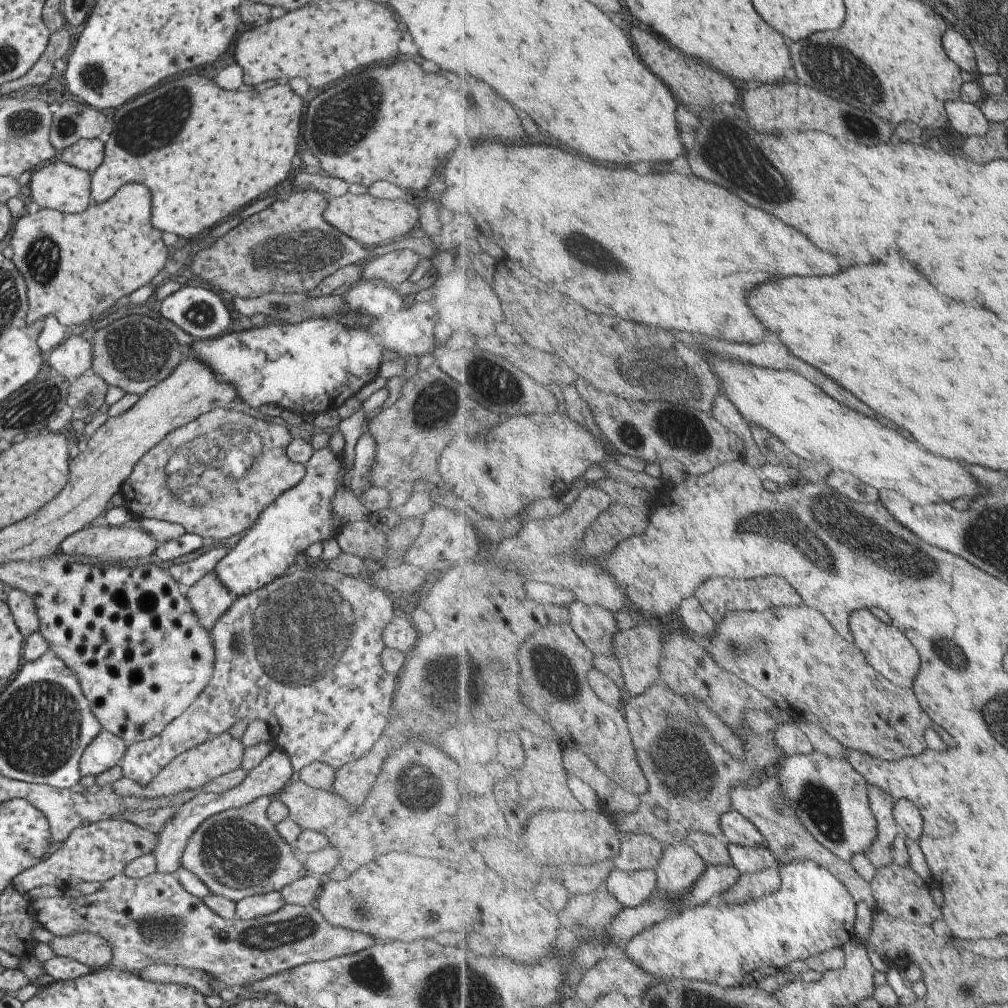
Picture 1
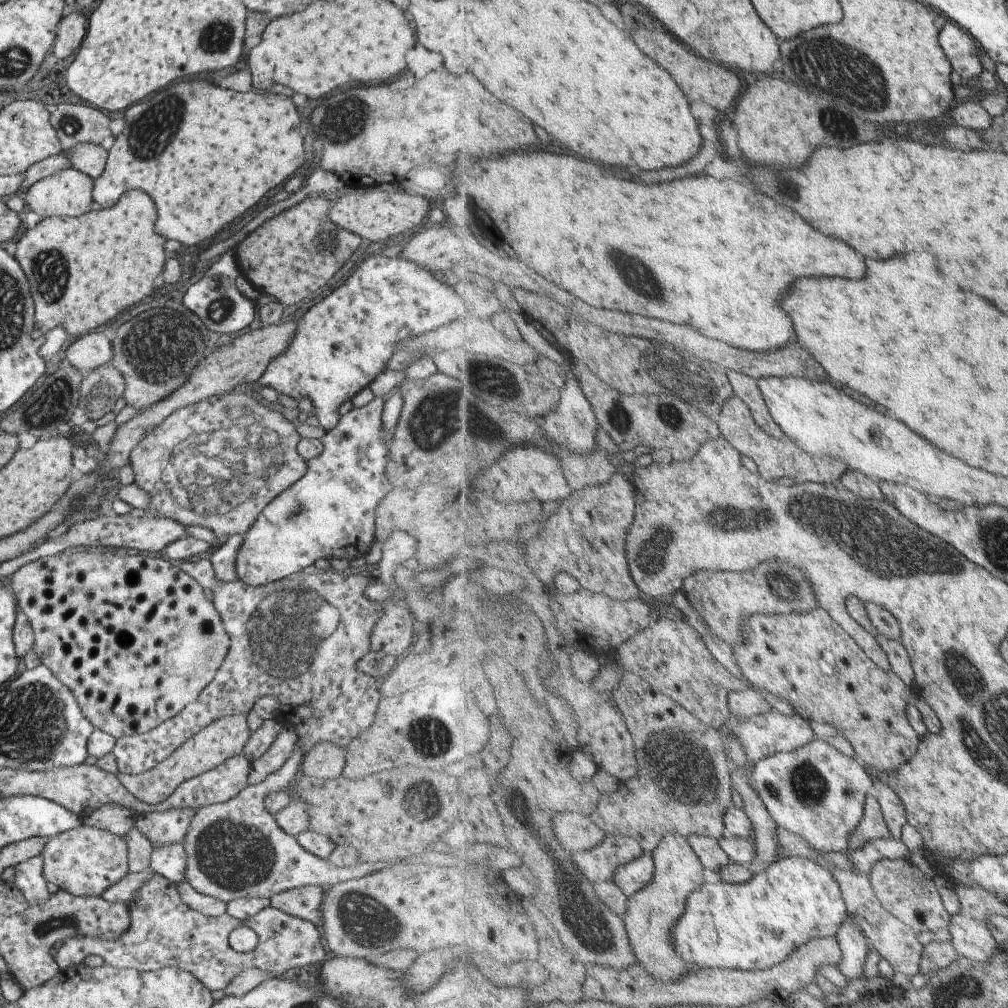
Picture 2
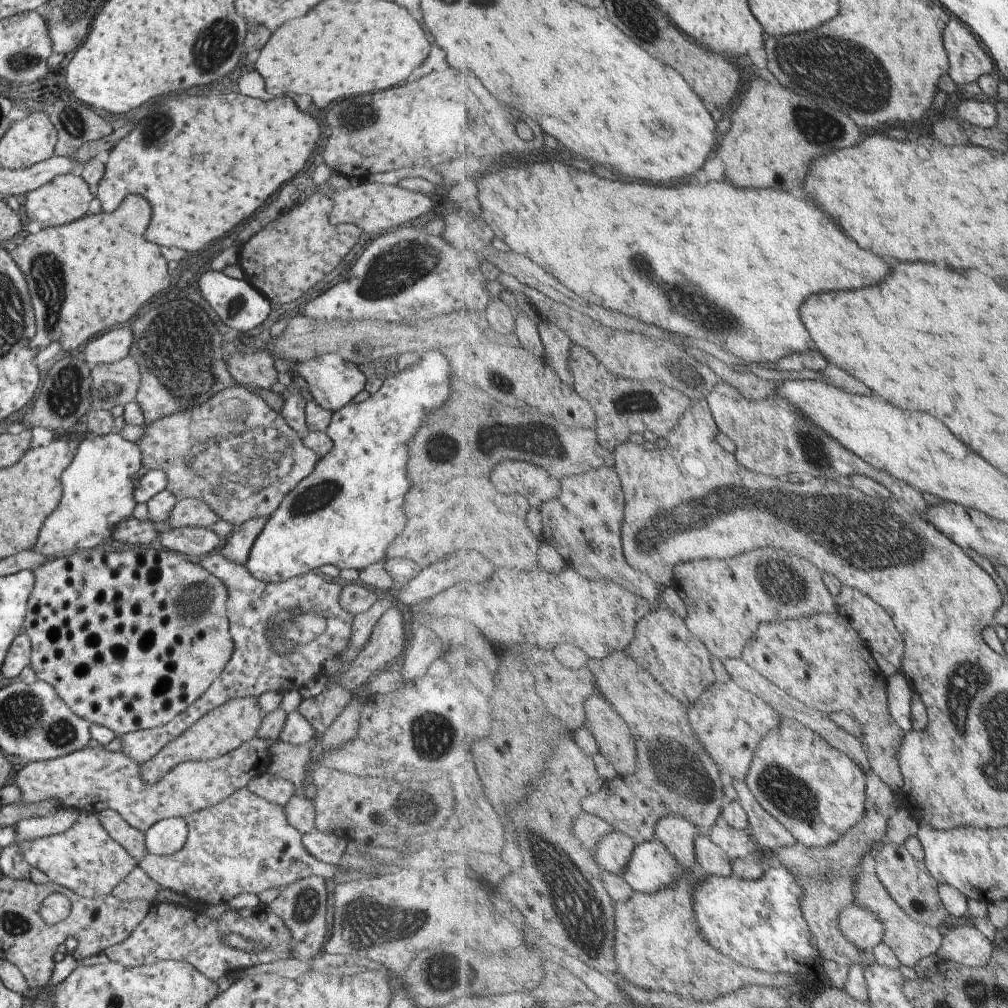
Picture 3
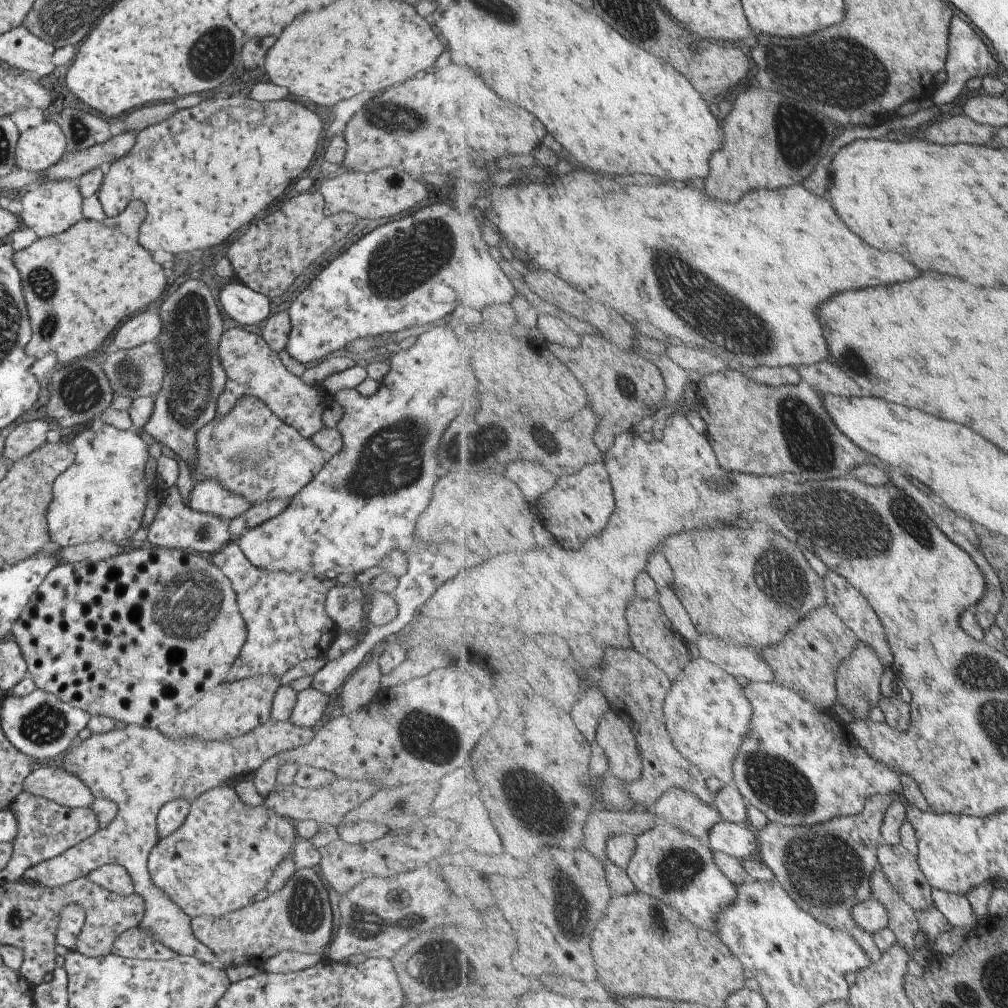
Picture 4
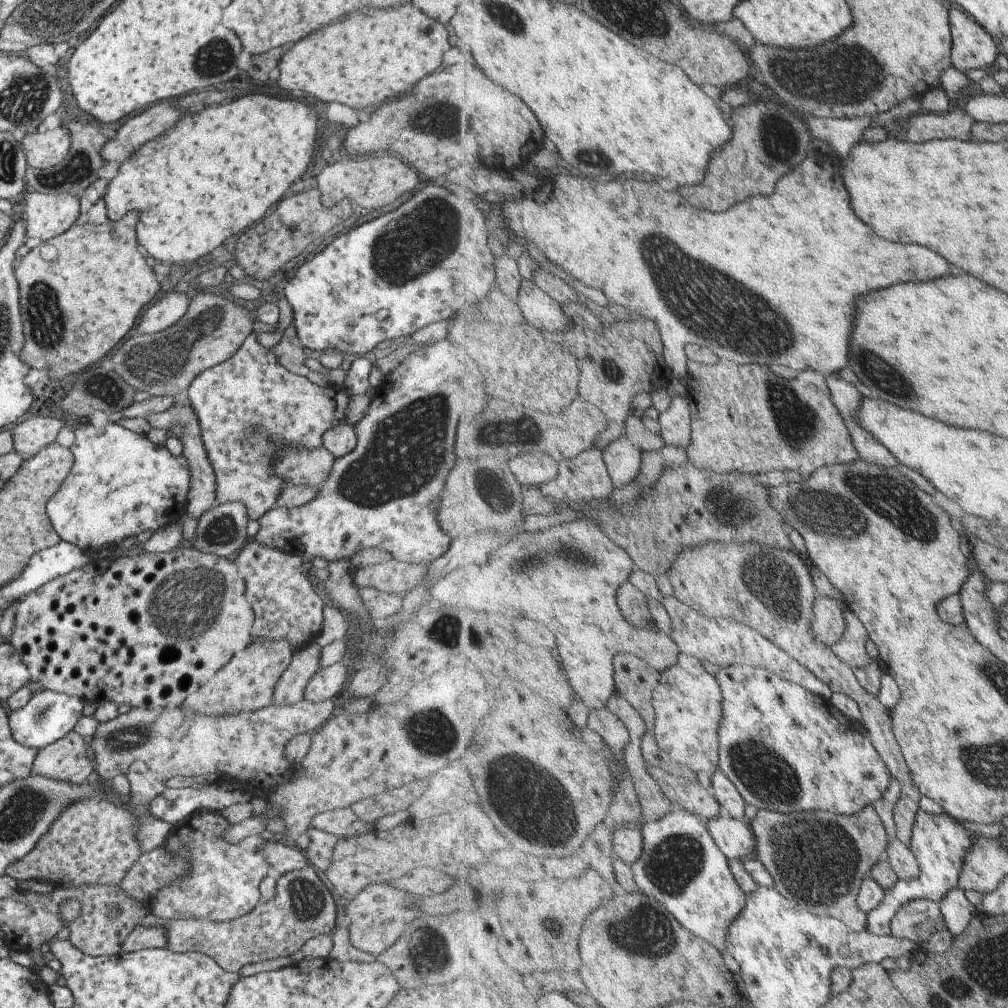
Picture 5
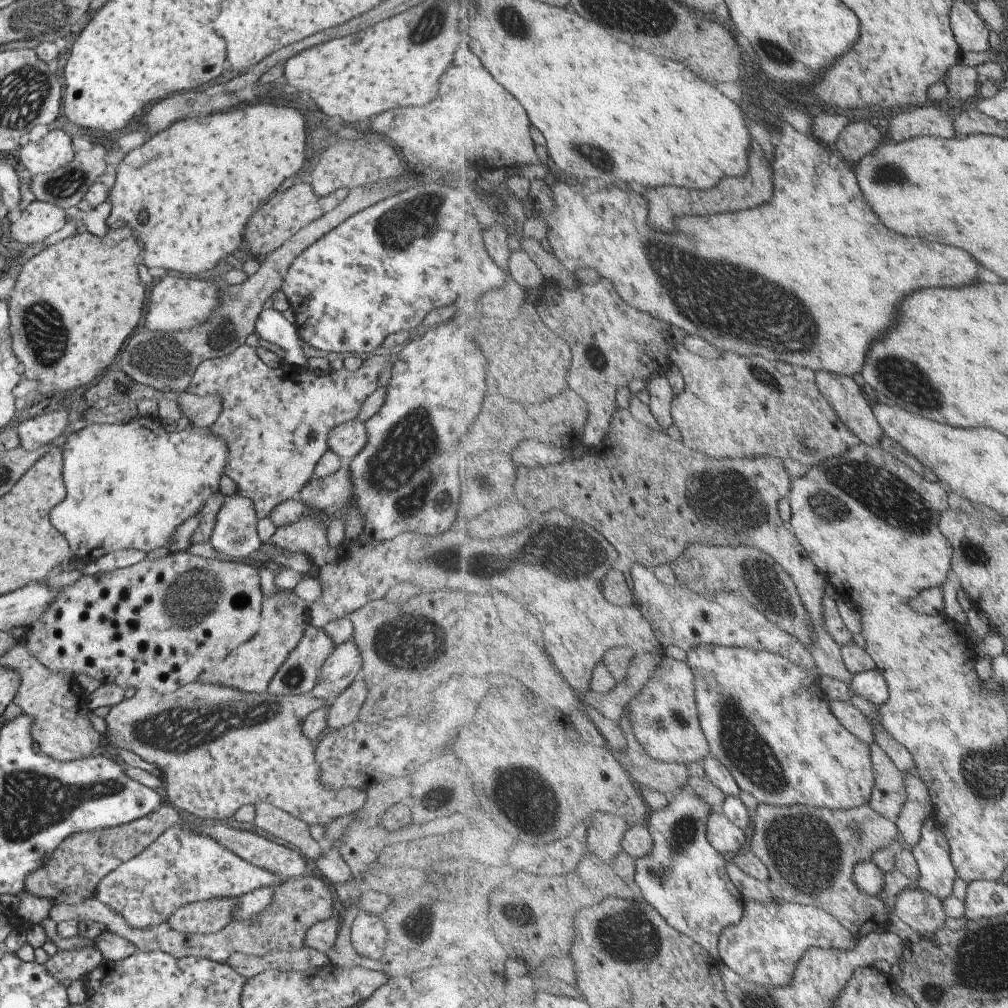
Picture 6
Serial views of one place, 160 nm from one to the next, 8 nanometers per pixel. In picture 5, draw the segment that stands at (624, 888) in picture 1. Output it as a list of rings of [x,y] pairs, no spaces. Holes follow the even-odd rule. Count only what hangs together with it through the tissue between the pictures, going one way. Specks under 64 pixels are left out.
[[[681,808],[671,810],[658,821],[641,826],[644,849],[641,858],[632,864],[639,890],[665,905],[685,928],[714,944],[721,952],[728,950],[726,942],[730,934],[730,924],[744,911],[747,893],[734,877],[726,854],[710,835],[707,822],[695,813]]]

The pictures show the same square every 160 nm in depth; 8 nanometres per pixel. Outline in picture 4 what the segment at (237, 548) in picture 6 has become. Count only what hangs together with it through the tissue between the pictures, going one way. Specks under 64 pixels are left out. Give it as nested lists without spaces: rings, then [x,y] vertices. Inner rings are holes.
[[[173,485],[171,488],[162,491],[158,511],[155,513],[149,527],[147,527],[146,539],[153,546],[179,549],[210,557],[212,553],[216,553],[229,542],[228,522],[227,519],[223,520],[213,515],[206,515],[188,509],[181,501],[176,486]]]

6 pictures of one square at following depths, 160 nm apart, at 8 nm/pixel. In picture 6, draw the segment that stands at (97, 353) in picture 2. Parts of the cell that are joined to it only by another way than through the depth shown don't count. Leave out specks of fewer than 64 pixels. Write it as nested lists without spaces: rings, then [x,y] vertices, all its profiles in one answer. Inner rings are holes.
[[[167,276],[161,282],[155,284],[147,298],[147,308],[143,316],[145,330],[151,332],[175,332],[188,331],[190,328],[198,327],[218,305],[218,292],[225,286],[219,287],[207,284],[206,280],[177,278]]]

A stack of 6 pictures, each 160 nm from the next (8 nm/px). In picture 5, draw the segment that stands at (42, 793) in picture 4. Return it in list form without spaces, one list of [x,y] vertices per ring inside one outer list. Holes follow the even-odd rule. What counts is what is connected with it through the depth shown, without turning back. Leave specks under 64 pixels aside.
[[[69,730],[59,740],[38,749],[30,772],[35,777],[45,777],[59,783],[87,785],[93,770],[87,750],[89,744]]]

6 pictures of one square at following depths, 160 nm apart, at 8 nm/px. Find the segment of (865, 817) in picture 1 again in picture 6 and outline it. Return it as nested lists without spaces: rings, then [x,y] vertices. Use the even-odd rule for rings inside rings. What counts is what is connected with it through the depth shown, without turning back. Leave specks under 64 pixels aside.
[[[698,647],[687,652],[687,662],[691,665],[691,670],[696,676],[696,699],[698,700],[702,729],[706,733],[707,740],[710,741],[711,754],[731,771],[741,790],[752,794],[761,804],[766,805],[807,805],[822,809],[847,810],[870,804],[876,787],[871,745],[855,736],[855,733],[843,726],[838,717],[835,716],[830,707],[831,700],[823,689],[824,677],[819,668],[811,671],[802,665],[795,664],[793,658],[769,651],[733,647]]]

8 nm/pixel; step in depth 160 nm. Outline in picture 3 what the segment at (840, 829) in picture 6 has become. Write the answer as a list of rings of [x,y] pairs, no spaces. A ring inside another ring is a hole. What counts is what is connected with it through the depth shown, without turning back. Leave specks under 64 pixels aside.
[[[872,770],[866,772],[867,806],[863,820],[850,828],[836,843],[828,847],[808,847],[799,843],[792,847],[772,852],[771,861],[789,867],[804,888],[802,911],[813,932],[814,946],[821,960],[833,960],[843,966],[849,964],[875,963],[872,954],[860,951],[844,935],[840,924],[843,909],[854,904],[857,899],[857,876],[861,871],[861,860],[867,853],[877,852],[874,846],[878,840],[889,842],[890,818],[895,814],[896,796],[894,790]]]

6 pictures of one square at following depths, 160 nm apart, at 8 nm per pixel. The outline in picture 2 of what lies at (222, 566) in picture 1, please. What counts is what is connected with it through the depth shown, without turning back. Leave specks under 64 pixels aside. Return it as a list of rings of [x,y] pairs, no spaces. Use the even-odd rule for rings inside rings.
[[[373,397],[359,408],[353,407],[337,419],[337,424],[320,438],[321,452],[306,462],[306,471],[290,487],[274,496],[242,535],[236,552],[234,571],[243,584],[258,587],[303,570],[317,558],[362,557],[374,538],[374,510],[381,497],[393,488],[386,478],[386,448],[389,438],[381,432],[381,409],[385,398]]]

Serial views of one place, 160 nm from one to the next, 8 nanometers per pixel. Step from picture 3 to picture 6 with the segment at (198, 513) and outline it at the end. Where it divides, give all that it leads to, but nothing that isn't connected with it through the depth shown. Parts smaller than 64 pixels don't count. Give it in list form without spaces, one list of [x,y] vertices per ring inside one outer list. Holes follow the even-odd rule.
[[[243,343],[229,354],[200,362],[185,391],[218,397],[220,411],[208,429],[226,445],[226,461],[222,472],[235,485],[235,494],[253,503],[255,516],[259,519],[265,518],[273,507],[284,500],[298,500],[298,492],[312,478],[315,463],[328,449],[327,432],[339,423],[356,418],[363,399],[376,389],[377,374],[390,370],[392,362],[393,359],[387,355],[373,355],[362,361],[357,370],[347,371],[343,368],[338,373],[328,374],[283,364],[271,368],[257,358],[254,348]]]

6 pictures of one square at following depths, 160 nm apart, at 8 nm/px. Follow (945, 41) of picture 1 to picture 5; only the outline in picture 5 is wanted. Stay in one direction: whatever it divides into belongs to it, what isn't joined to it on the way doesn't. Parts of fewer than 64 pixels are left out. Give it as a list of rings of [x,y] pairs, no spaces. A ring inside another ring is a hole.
[[[955,6],[950,12],[953,36],[953,67],[957,70],[979,70],[993,66],[1001,52],[998,41],[963,8]]]

